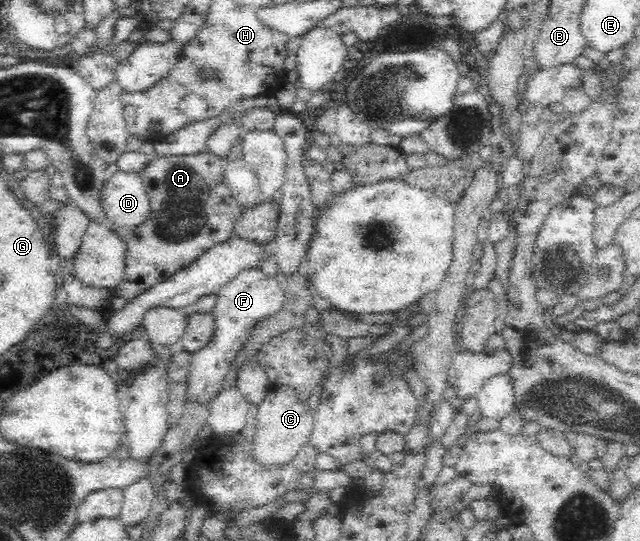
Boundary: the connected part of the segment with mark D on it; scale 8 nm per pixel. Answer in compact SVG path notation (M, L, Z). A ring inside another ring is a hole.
M119 170L109 177L104 190L104 209L112 217L112 228L123 233L150 218L150 193L142 173Z

